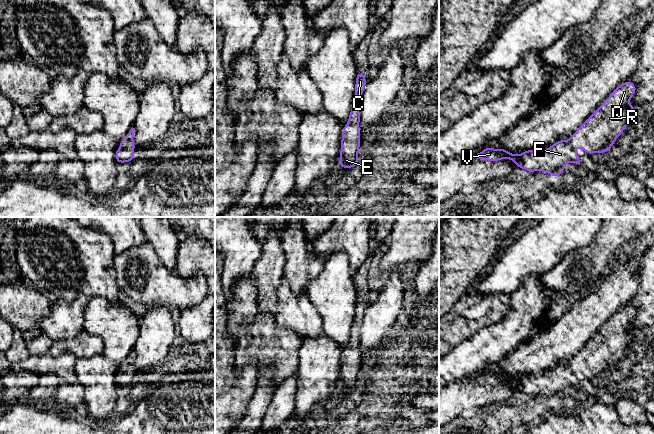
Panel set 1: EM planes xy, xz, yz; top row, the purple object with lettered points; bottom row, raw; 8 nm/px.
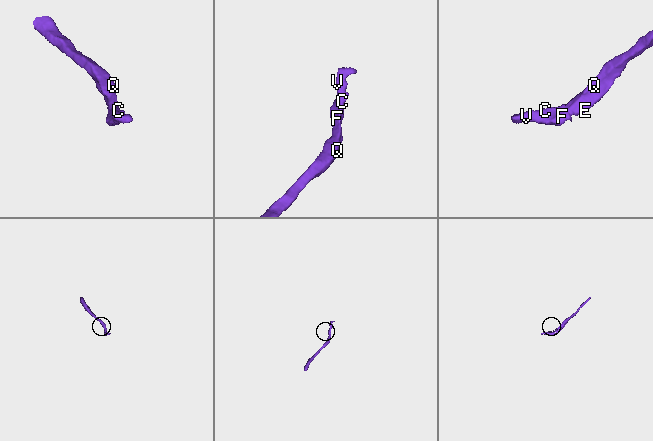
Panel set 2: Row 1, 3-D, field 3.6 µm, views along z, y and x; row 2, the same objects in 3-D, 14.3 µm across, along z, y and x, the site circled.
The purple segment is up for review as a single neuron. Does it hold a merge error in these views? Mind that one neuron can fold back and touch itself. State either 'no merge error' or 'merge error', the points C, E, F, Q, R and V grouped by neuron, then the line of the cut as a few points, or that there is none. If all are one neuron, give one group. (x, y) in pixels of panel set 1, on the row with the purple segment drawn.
no merge error | C E F Q R V | no cut

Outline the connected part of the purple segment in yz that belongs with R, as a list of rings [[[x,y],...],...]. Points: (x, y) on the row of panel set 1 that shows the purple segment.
[[[631,81],[619,85],[603,104],[577,129],[569,140],[557,141],[546,150],[527,150],[514,155],[502,148],[486,147],[474,158],[488,161],[510,159],[516,166],[532,173],[538,169],[553,177],[563,174],[569,162],[580,165],[575,147],[580,147],[588,155],[593,152],[603,154],[608,151],[634,118],[635,108],[630,106],[630,98],[636,92]]]

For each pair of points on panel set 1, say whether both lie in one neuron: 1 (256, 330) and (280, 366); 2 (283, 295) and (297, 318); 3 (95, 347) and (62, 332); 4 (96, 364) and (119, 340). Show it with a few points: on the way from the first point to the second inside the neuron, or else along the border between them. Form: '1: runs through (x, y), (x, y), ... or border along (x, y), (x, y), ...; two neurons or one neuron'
1: runs through (266, 336), (280, 350), (280, 356); one neuron
2: runs through (288, 301), (295, 312); one neuron
3: border along (83, 329), (70, 339), (54, 341); two neurons
4: border along (103, 353), (118, 366); two neurons

